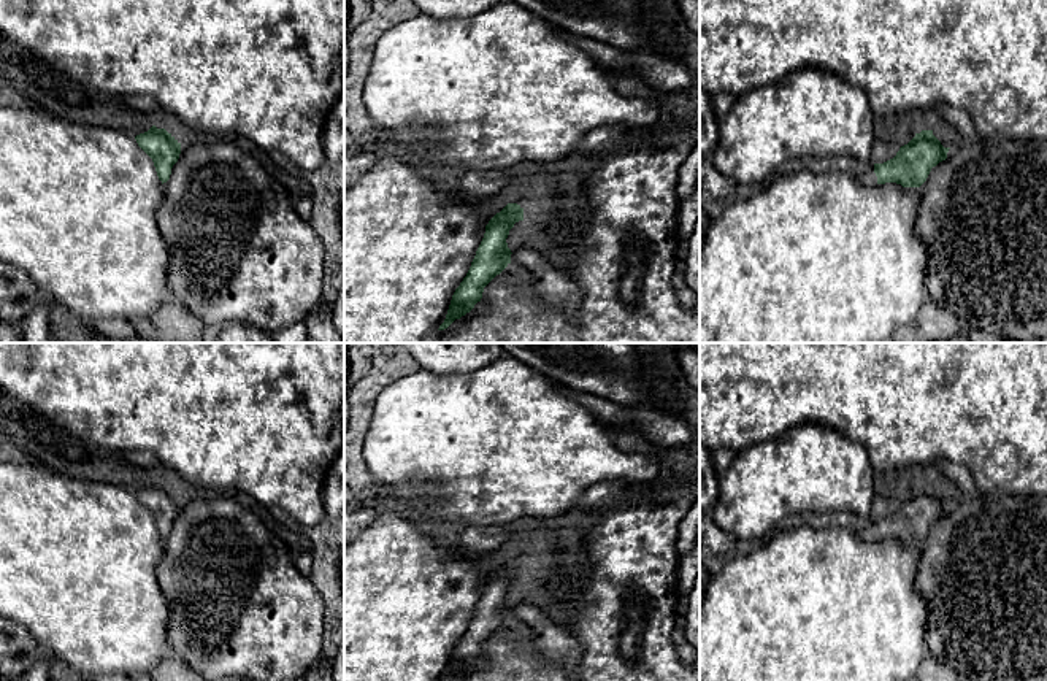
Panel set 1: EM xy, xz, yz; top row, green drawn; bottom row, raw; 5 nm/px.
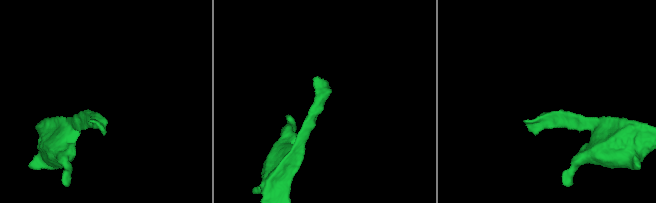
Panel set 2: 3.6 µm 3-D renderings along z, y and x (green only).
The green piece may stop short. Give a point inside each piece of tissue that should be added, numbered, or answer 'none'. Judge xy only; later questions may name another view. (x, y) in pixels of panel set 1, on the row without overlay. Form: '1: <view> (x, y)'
none

